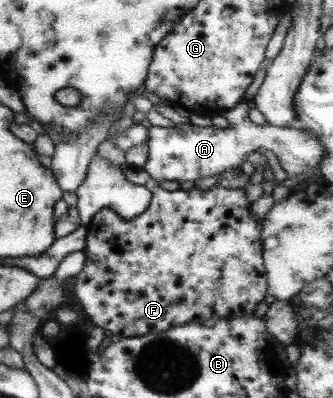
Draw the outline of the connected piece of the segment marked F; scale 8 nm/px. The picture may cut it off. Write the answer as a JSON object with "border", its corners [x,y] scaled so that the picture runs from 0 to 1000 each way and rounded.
{"border":[[[372,415],[366,432],[381,455],[450,480],[450,508],[429,535],[393,553],[369,553],[333,525],[312,523],[267,555],[249,676],[219,696],[213,721],[258,807],[327,832],[342,849],[417,847],[444,832],[495,832],[586,802],[694,799],[760,786],[799,739],[781,595],[790,550],[760,545],[754,510],[736,500],[730,475],[643,465],[622,477],[580,470],[502,480],[483,475],[429,420]]]}

